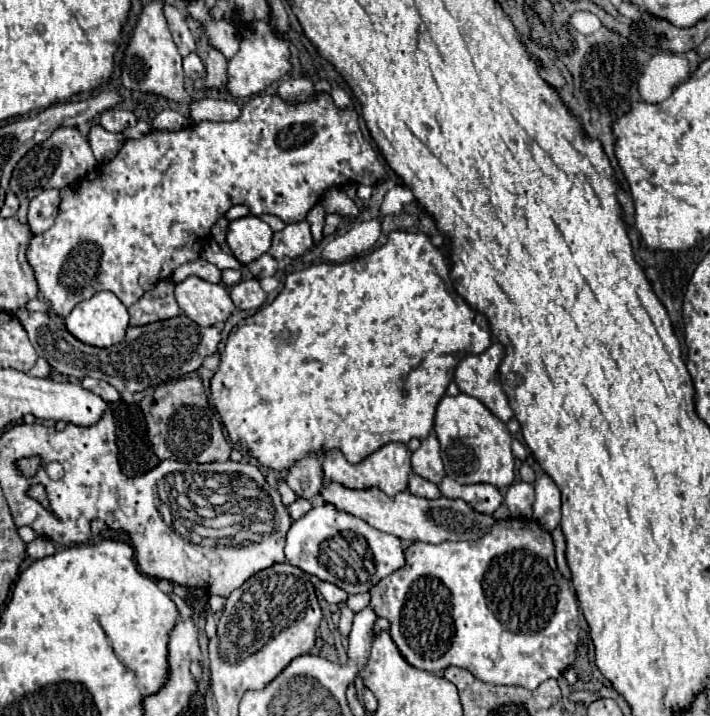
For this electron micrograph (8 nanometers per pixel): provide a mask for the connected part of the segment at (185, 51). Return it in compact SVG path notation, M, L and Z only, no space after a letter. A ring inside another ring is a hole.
M163 4L163 14L167 18L167 24L169 24L169 30L173 34L173 40L179 48L179 54L181 56L189 56L193 50L195 50L195 40L187 28L187 22L185 22L185 16L171 4Z

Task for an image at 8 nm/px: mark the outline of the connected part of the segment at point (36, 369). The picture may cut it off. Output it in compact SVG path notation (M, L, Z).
M39 358L37 364L29 370L29 376L35 376L35 378L49 378L51 374L51 366L47 364L45 358Z

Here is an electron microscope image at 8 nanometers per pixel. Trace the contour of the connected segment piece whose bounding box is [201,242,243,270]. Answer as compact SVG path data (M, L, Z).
M209 242L209 244L203 248L201 256L203 256L207 262L215 264L219 270L225 270L225 268L243 270L243 266L241 266L241 264L239 264L239 262L237 262L233 256L225 254L225 252L219 248L219 244L217 244L217 242Z

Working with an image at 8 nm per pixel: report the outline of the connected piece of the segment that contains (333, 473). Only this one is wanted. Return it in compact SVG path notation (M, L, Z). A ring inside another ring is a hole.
M391 442L391 444L385 444L383 448L379 448L377 452L373 452L371 456L367 456L359 464L349 464L339 450L329 450L329 452L325 452L325 458L323 458L323 472L325 472L325 480L337 482L345 488L365 490L365 488L375 486L375 488L383 490L387 496L395 496L395 494L407 490L407 480L411 474L411 450L407 448L407 444Z

